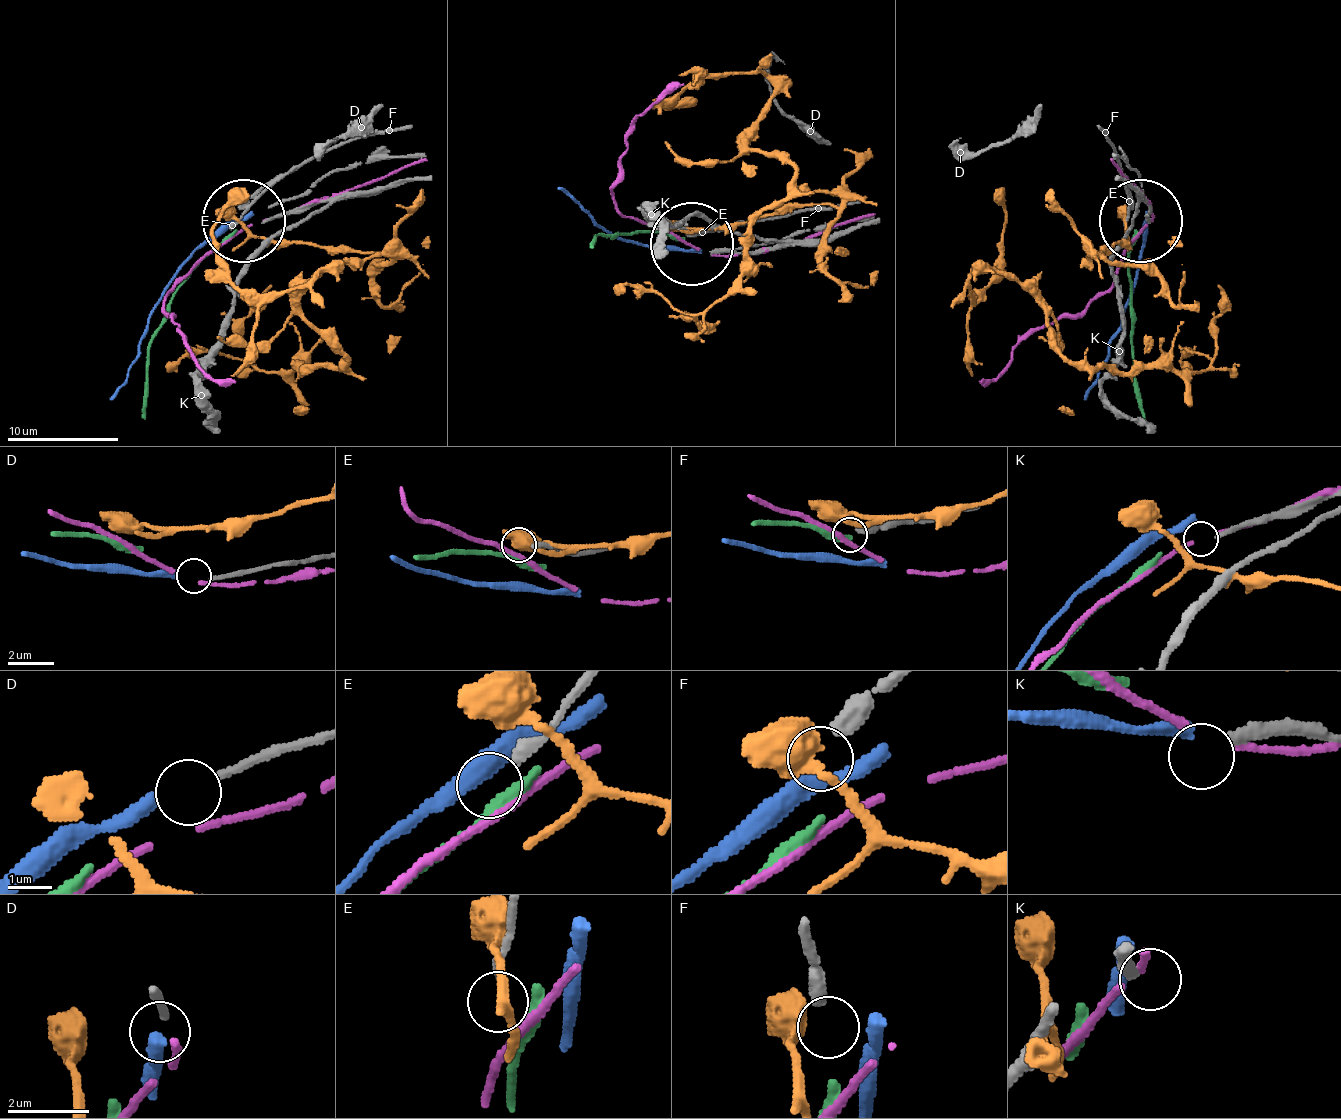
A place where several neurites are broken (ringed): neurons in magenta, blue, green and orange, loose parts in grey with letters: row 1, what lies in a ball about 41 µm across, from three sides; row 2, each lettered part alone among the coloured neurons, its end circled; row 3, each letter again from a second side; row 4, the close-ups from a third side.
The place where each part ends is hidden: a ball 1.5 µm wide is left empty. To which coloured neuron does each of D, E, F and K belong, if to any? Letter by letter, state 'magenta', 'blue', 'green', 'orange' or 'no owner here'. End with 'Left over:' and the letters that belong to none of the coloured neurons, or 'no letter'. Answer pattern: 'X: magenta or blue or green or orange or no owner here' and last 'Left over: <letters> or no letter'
D: blue
E: no owner here
F: no owner here
K: no owner here
Left over: E, F, K

